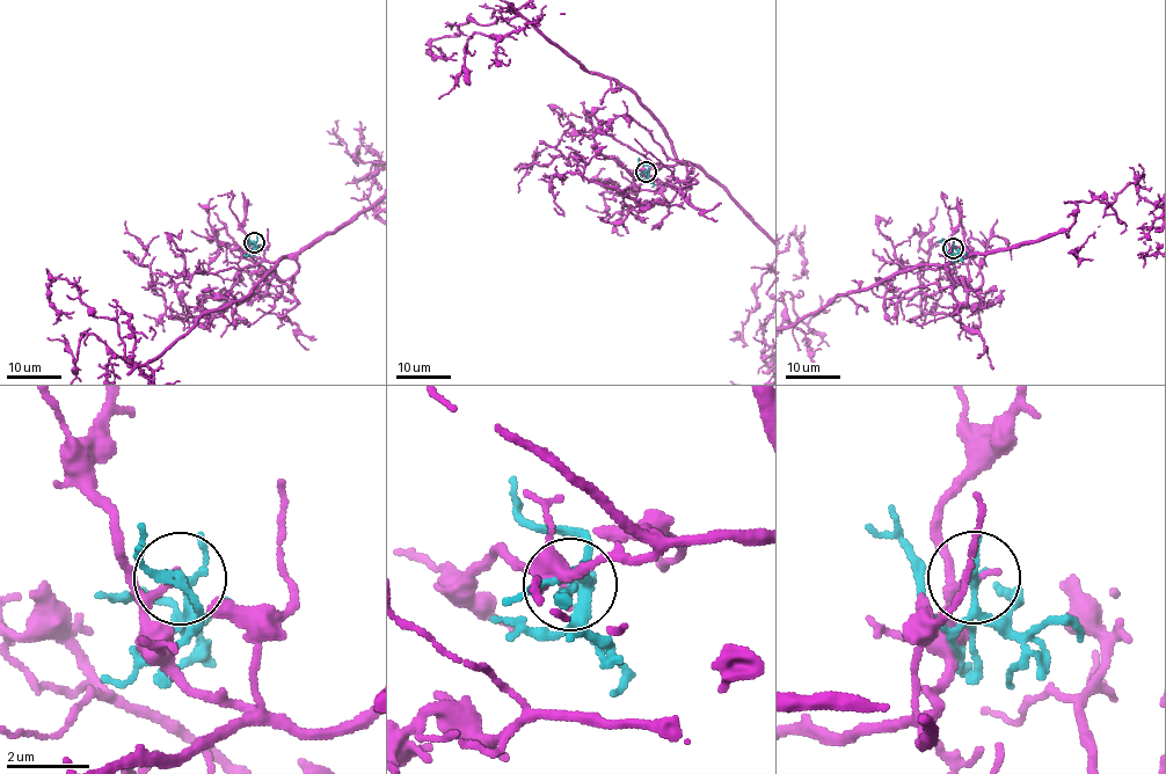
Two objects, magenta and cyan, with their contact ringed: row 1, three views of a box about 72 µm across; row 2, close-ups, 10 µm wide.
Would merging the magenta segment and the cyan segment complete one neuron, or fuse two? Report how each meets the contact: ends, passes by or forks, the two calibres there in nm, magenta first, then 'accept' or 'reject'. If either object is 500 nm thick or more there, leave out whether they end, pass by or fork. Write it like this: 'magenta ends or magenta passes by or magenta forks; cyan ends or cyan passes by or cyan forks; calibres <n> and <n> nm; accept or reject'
magenta ends; cyan forks; calibres 160 and 140 nm; reject

